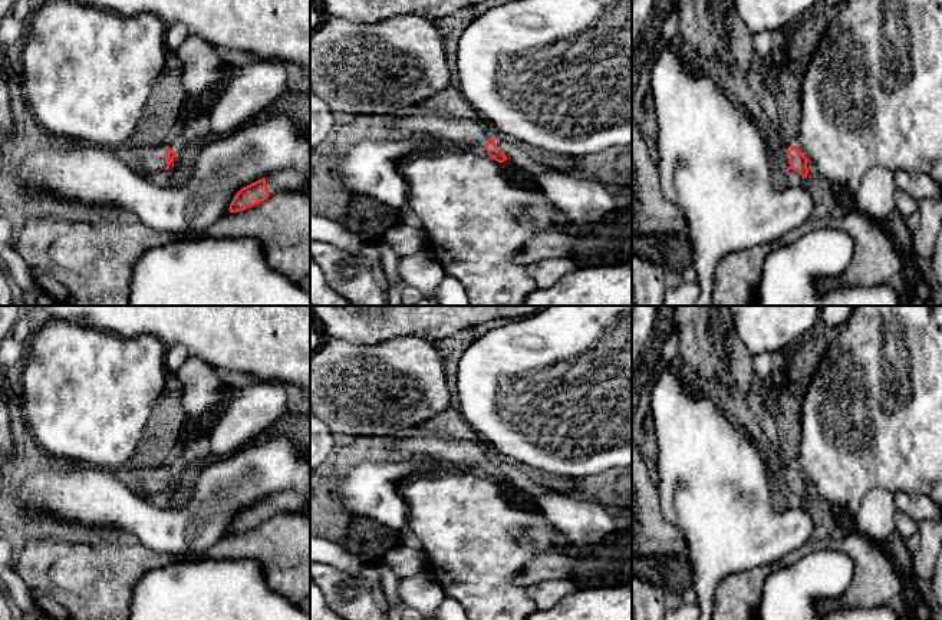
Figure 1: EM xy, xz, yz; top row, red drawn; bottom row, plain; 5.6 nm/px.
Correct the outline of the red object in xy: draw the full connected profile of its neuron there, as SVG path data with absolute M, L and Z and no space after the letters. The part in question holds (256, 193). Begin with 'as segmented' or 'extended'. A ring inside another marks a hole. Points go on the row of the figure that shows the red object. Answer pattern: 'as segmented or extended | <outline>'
extended | M293 169L271 172L267 178L261 178L244 188L241 188L230 204L230 212L244 211L251 208L270 195L281 191L307 189L309 181Z

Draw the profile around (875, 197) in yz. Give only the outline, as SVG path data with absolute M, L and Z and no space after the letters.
M873 166L863 175L853 195L856 208L883 225L895 211L897 185L893 175L895 172L889 168Z

